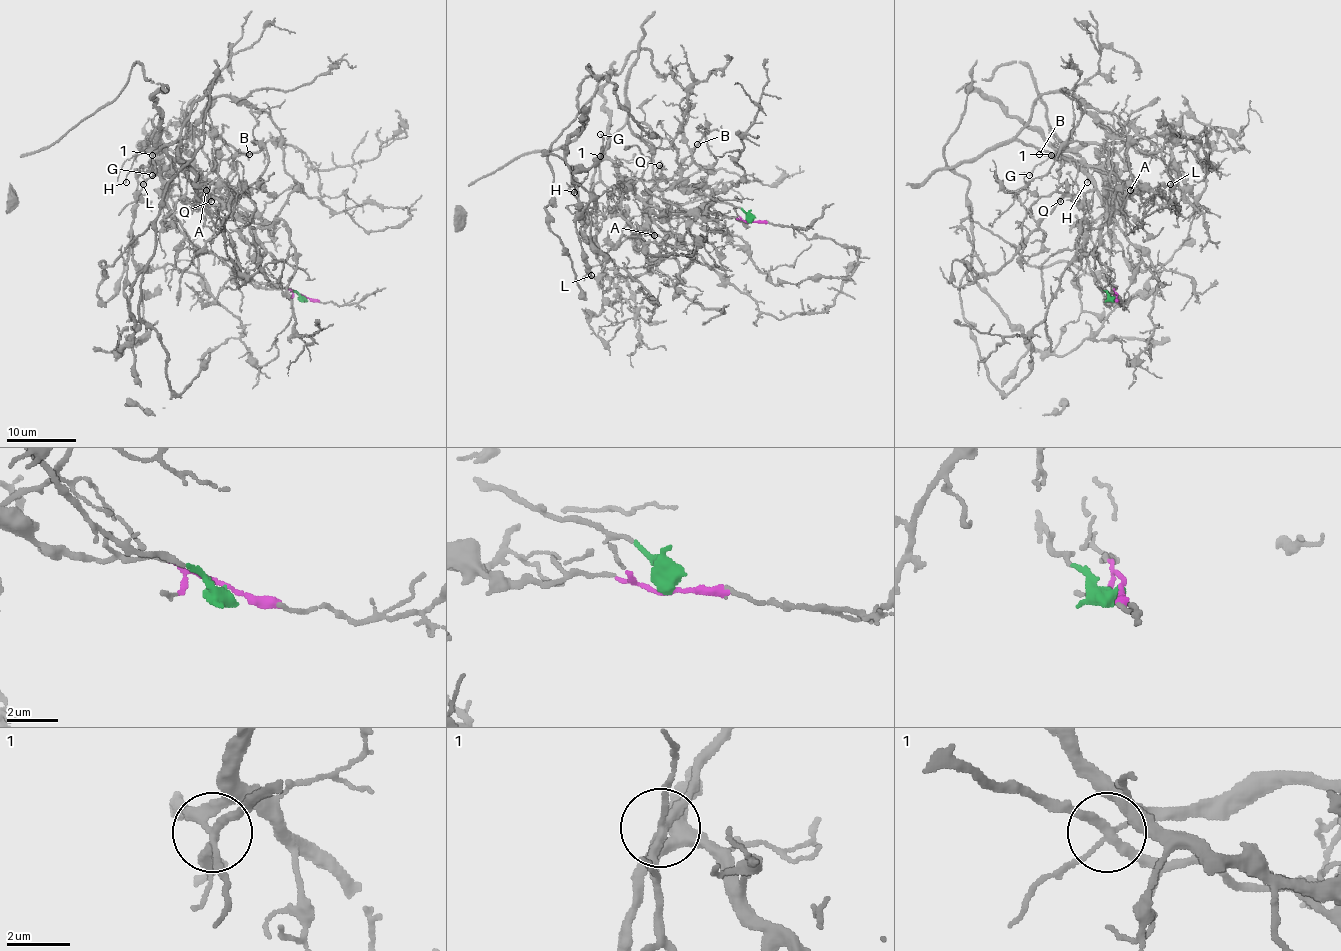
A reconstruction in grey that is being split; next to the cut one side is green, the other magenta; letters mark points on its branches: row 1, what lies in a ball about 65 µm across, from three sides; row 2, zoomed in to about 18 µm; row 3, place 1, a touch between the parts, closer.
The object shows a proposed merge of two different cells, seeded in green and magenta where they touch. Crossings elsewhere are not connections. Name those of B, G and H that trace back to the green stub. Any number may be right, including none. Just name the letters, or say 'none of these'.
B, G, H

